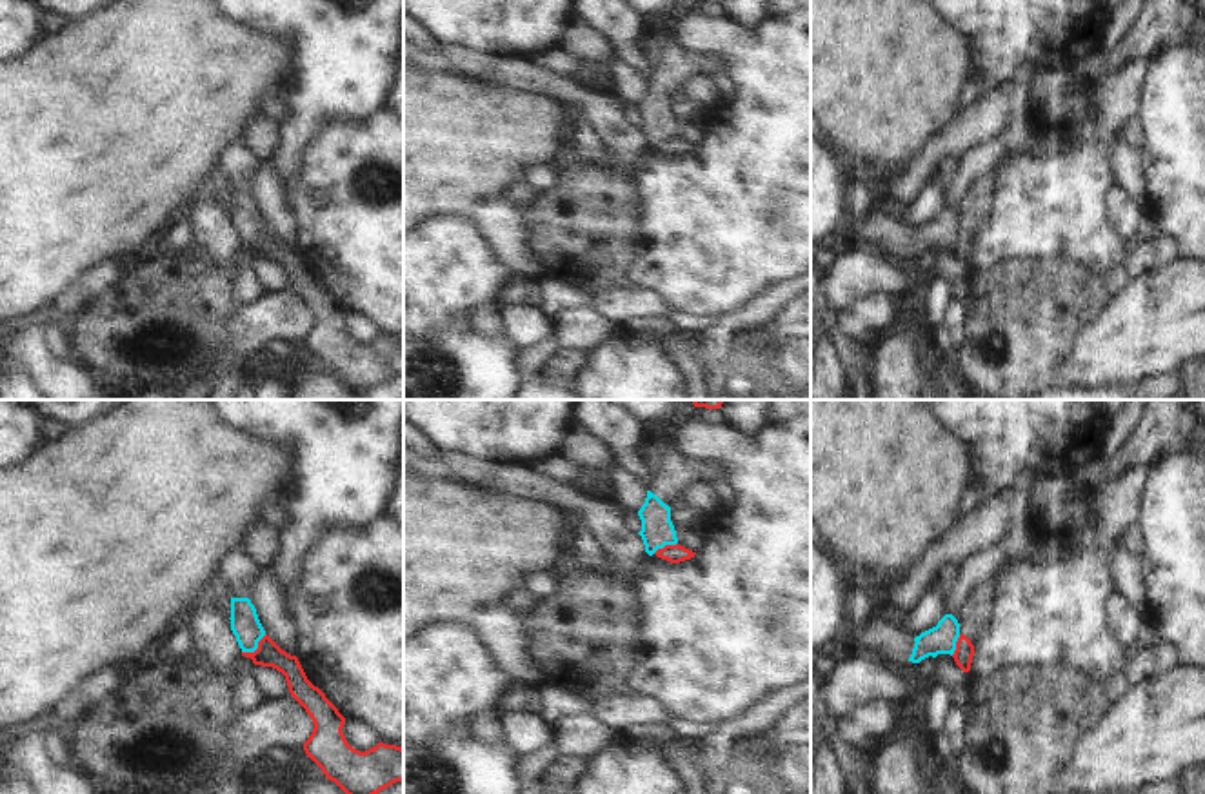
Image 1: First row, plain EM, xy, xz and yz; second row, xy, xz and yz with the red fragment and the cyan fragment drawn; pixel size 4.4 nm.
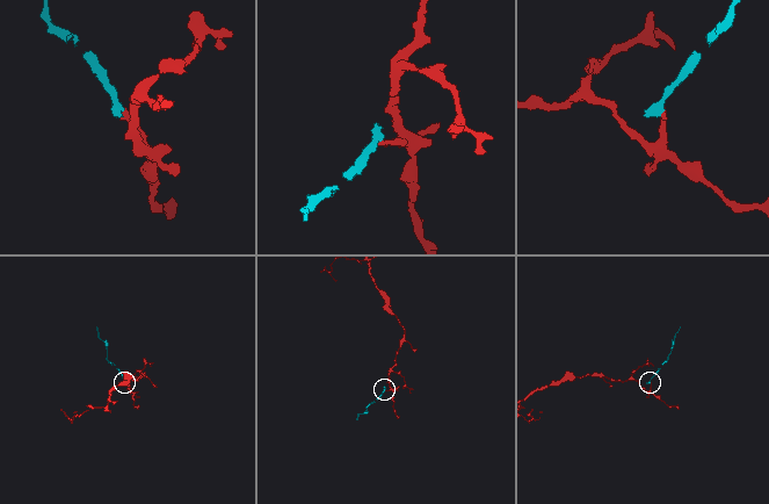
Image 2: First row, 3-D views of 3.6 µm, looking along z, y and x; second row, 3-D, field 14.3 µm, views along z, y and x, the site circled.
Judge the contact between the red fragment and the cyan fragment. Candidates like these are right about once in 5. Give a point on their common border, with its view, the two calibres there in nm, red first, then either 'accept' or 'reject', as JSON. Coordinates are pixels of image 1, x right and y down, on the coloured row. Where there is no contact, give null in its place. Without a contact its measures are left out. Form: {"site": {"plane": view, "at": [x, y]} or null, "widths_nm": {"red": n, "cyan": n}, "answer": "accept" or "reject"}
{"site": {"plane": "xy", "at": [257, 649]}, "widths_nm": {"red": 110, "cyan": 130}, "answer": "reject"}

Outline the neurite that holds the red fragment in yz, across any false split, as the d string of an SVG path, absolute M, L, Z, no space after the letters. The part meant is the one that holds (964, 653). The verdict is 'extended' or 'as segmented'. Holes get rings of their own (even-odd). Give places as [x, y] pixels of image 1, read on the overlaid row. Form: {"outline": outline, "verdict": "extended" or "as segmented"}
{"outline": "M998 574L974 589L958 614L960 638L956 641L956 650L952 658L963 672L971 670L974 643L991 616L996 580Z", "verdict": "extended"}

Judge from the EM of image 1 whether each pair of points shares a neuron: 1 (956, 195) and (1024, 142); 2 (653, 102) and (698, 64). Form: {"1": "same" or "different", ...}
{"1": "same", "2": "same"}

